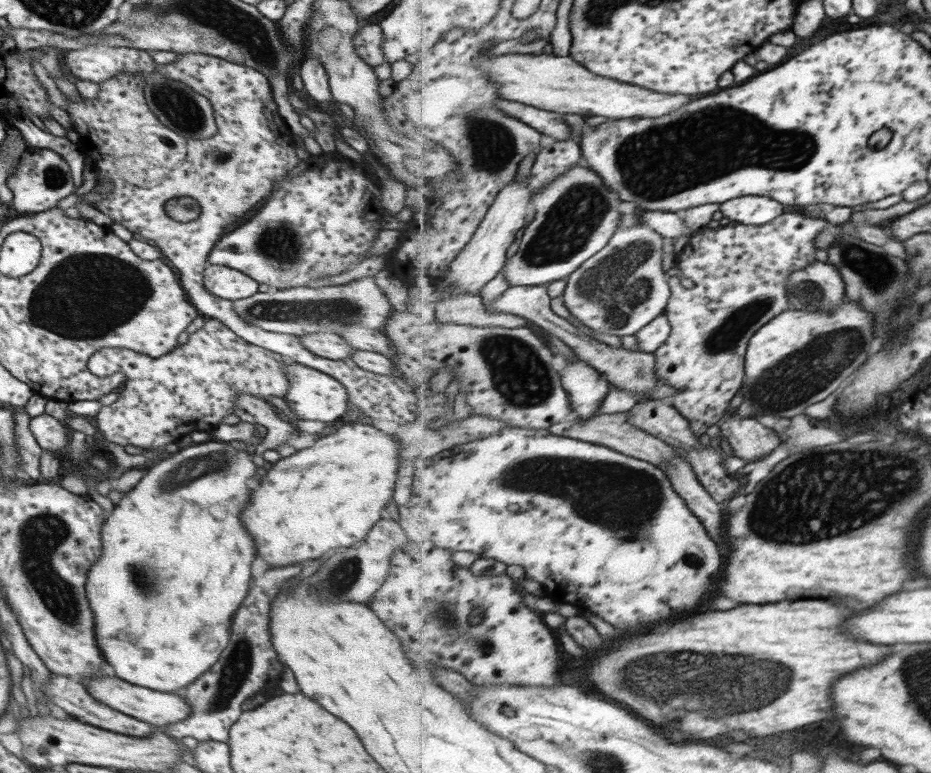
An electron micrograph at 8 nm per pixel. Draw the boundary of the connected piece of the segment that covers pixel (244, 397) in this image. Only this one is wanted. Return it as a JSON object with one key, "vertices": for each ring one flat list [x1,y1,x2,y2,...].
{"vertices":[[240,394,236,398,233,416,241,421,251,423,259,428,267,428,263,432,269,436,269,444,259,444,255,452,275,450,277,446,285,444,285,440,295,432,292,422,286,420,269,402,249,394]]}

